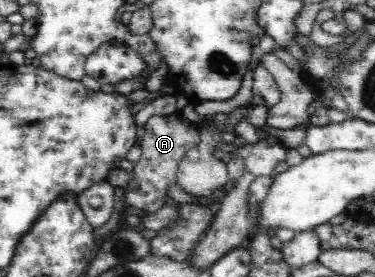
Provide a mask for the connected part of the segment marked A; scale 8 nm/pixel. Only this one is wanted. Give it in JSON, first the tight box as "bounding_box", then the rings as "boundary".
{"bounding_box":[125,111,200,213],"boundary":[[[180,111],[169,115],[153,115],[145,126],[141,140],[141,156],[133,164],[131,179],[125,187],[125,200],[130,206],[155,213],[165,204],[166,192],[170,184],[176,182],[179,162],[185,154],[200,140],[199,126],[186,119]]]}

